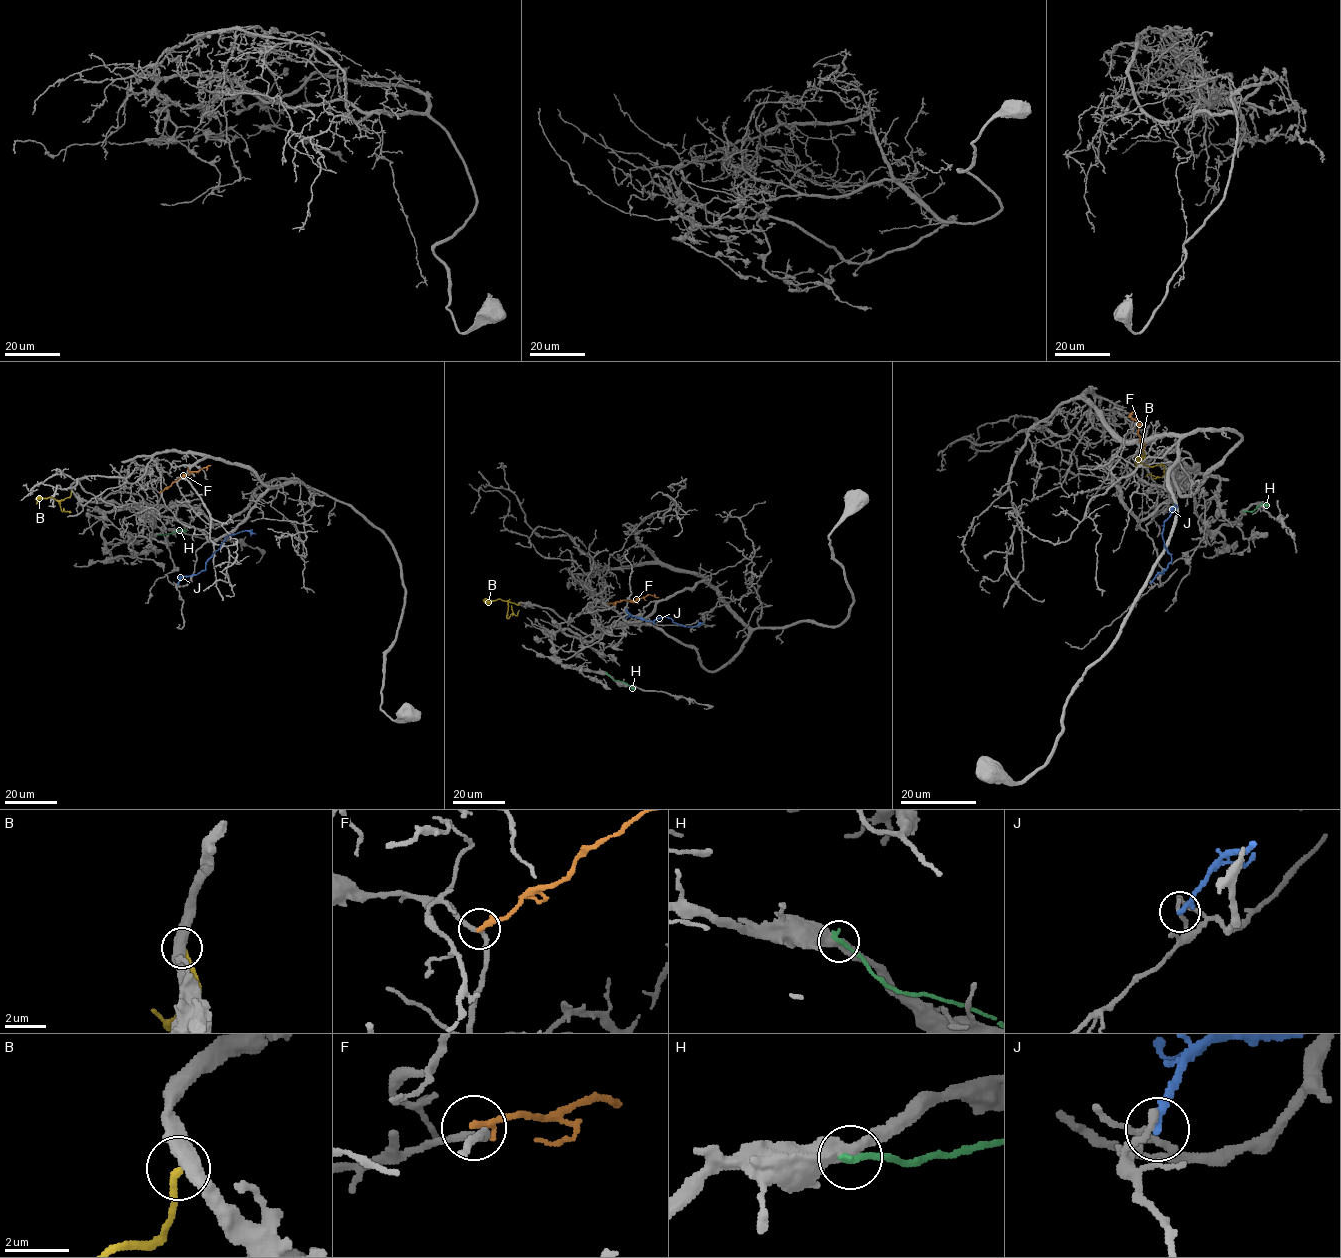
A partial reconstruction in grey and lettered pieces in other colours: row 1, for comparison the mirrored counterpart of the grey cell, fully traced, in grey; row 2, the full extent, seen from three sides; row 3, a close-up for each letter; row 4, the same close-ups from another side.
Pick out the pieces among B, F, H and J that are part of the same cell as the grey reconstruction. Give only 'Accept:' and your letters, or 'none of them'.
Accept: B

